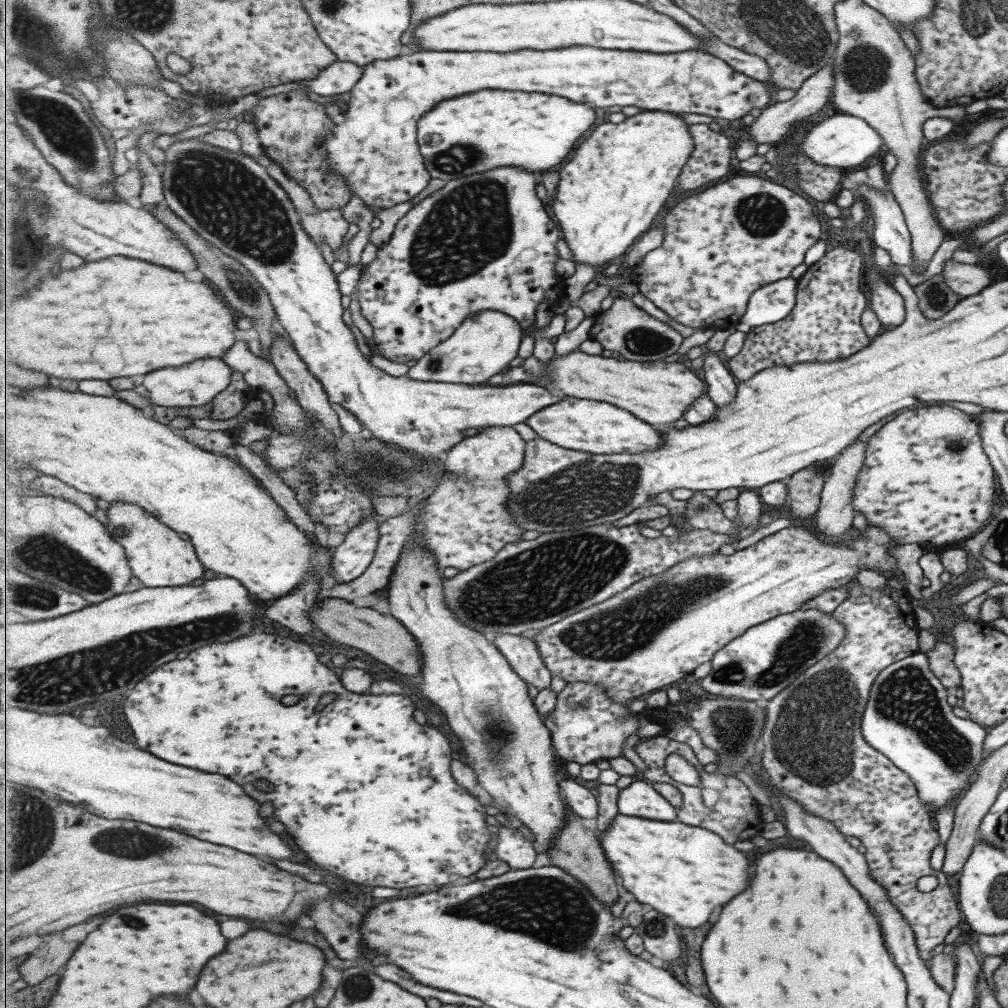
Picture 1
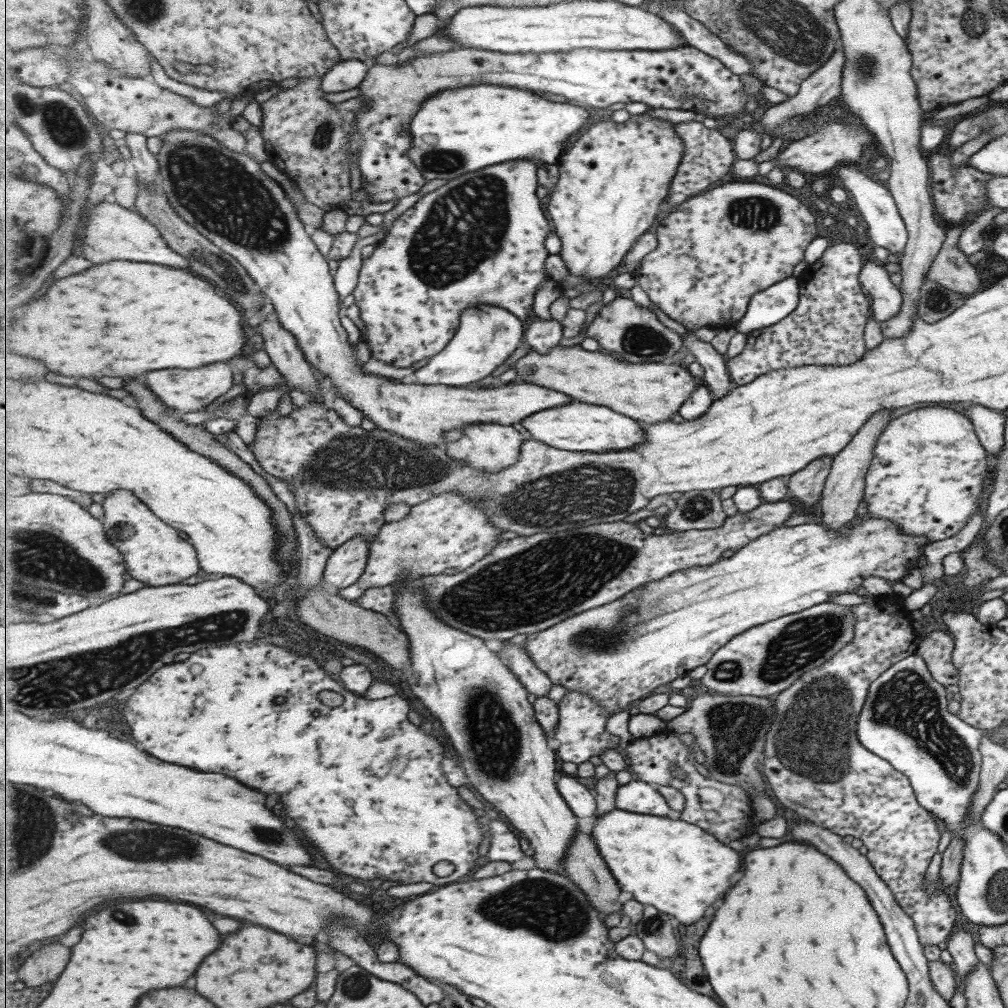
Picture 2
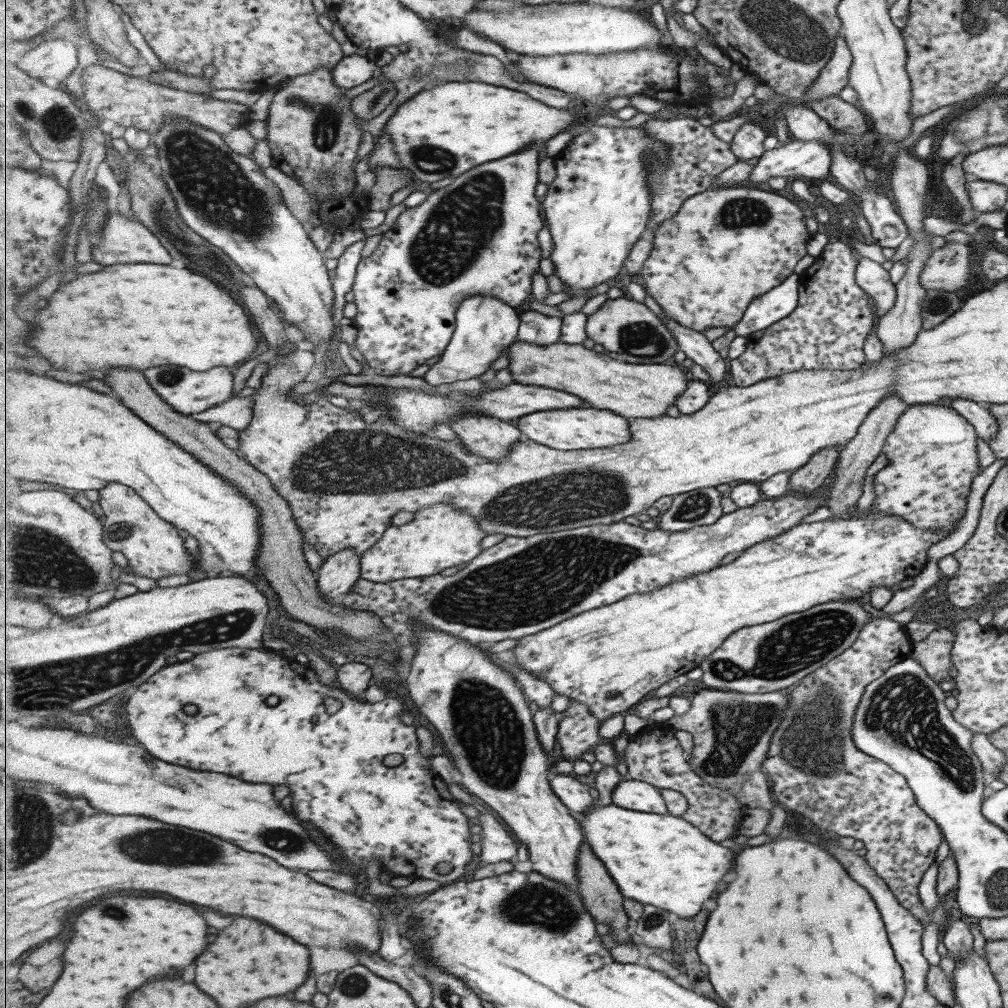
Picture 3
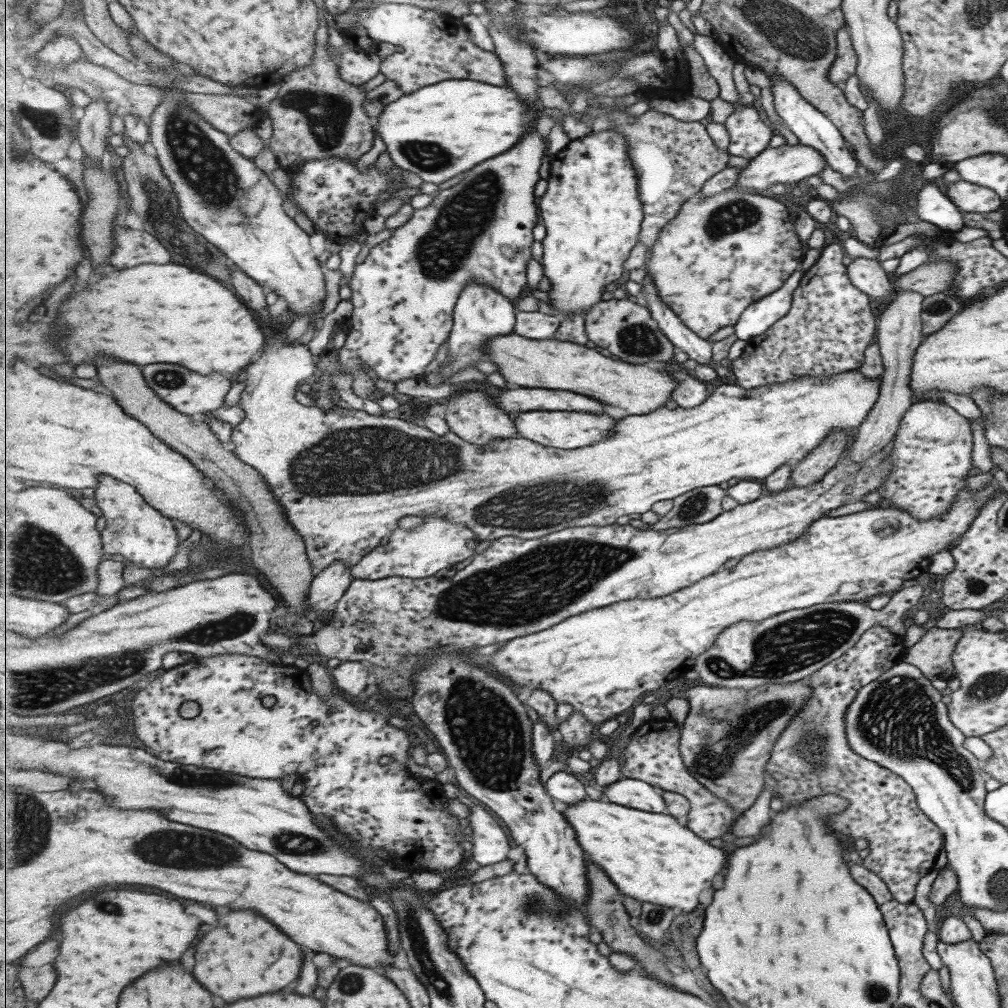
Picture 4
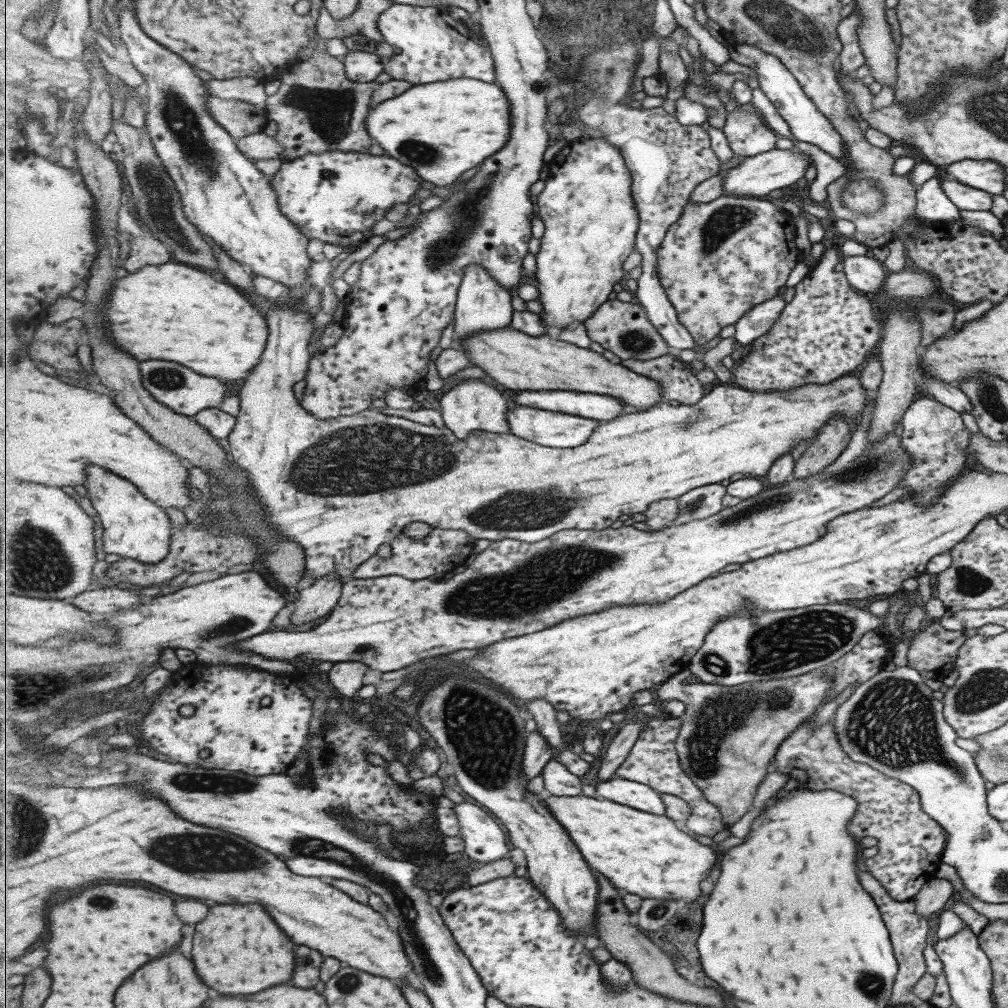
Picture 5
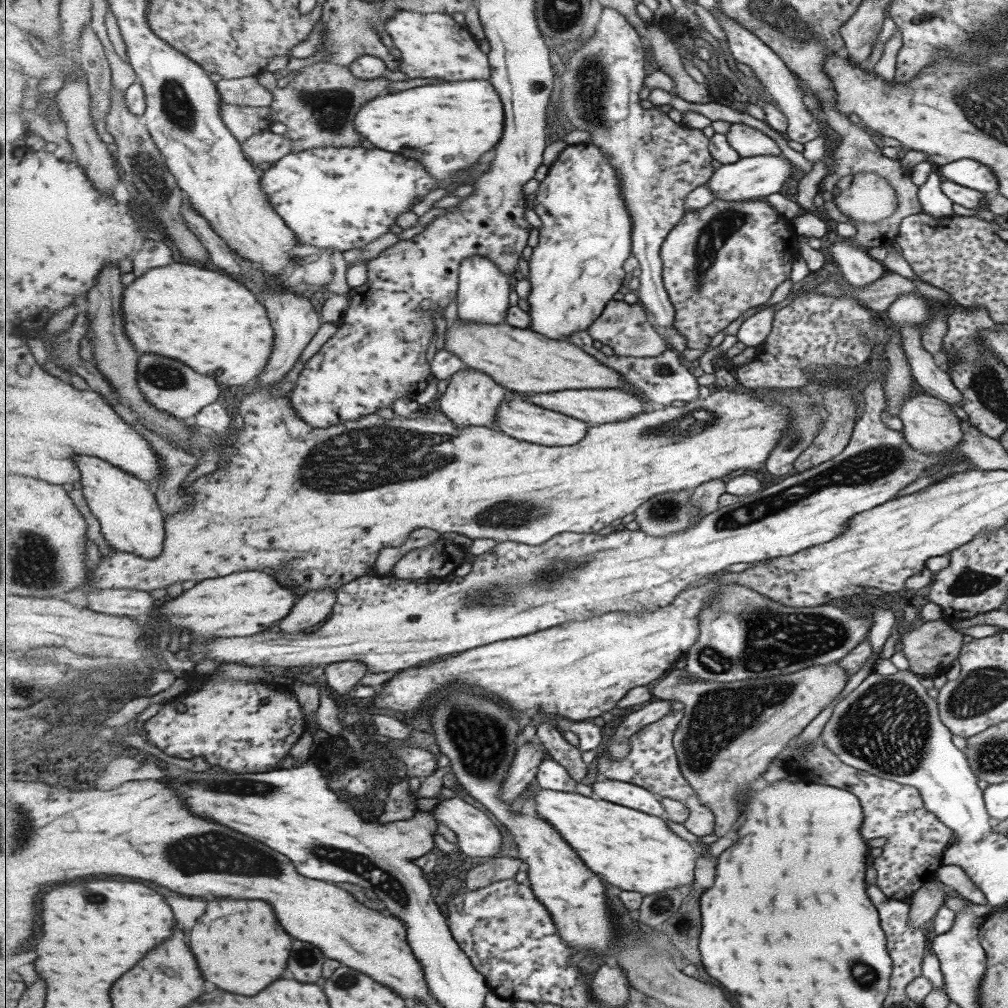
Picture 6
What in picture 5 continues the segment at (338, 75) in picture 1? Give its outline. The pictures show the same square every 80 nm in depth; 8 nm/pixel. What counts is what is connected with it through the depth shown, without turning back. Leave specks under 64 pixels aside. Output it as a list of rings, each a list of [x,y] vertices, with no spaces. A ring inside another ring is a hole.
[[[349,51],[343,58],[347,76],[360,83],[371,82],[384,72],[385,62],[373,52]]]

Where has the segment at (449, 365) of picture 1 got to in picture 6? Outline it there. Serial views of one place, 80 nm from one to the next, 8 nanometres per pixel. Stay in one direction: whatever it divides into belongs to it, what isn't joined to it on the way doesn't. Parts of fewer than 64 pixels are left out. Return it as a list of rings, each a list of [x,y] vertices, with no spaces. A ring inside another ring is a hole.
[[[475,255],[465,260],[460,268],[460,286],[458,289],[458,310],[459,318],[472,323],[485,323],[498,325],[506,322],[509,316],[511,298],[509,294],[513,290],[514,278],[506,275],[490,257]]]

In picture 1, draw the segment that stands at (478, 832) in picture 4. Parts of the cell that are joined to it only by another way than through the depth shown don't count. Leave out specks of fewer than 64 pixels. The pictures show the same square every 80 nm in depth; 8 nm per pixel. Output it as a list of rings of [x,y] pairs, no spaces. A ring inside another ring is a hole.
[[[501,826],[496,832],[498,833],[498,841],[491,858],[508,862],[514,869],[521,870],[531,868],[537,862],[537,850],[533,848],[533,838],[525,837],[518,829],[506,826]]]

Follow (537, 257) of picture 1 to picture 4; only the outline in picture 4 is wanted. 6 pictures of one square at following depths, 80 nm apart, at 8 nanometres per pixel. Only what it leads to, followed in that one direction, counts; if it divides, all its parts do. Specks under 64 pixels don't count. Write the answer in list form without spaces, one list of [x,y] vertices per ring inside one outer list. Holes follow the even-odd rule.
[[[537,120],[535,124],[531,126],[531,132],[527,132],[527,136],[523,136],[523,140],[519,141],[519,144],[515,144],[515,148],[511,149],[511,152],[505,152],[503,156],[497,156],[495,160],[487,160],[487,164],[481,164],[477,166],[475,170],[471,170],[463,182],[459,182],[457,185],[443,190],[436,194],[434,204],[430,204],[427,208],[414,209],[411,218],[401,227],[392,231],[392,237],[375,245],[369,250],[369,254],[366,259],[356,265],[352,277],[349,280],[349,287],[352,290],[352,297],[350,302],[354,304],[354,314],[350,316],[347,321],[348,335],[343,347],[337,350],[338,362],[340,362],[340,368],[347,374],[355,374],[356,370],[360,366],[368,366],[373,370],[378,378],[386,380],[386,382],[399,382],[403,378],[416,378],[422,376],[423,372],[427,370],[427,366],[433,362],[433,358],[437,354],[437,350],[441,348],[441,344],[445,340],[449,340],[450,334],[454,327],[454,312],[456,304],[461,298],[463,292],[466,290],[469,284],[487,284],[491,288],[501,292],[503,296],[507,296],[507,299],[514,303],[529,294],[529,288],[527,286],[527,264],[531,260],[531,244],[535,242],[533,238],[533,228],[537,228],[539,225],[539,205],[537,206],[537,197],[535,197],[536,186],[541,181],[541,166],[543,166],[543,156],[545,156],[545,148],[548,144],[545,144],[545,138],[539,134],[540,130],[537,130]]]

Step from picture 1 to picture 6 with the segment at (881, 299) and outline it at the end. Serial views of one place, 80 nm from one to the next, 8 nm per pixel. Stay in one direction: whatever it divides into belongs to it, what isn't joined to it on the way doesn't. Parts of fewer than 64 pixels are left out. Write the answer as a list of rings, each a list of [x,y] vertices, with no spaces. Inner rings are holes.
[[[852,241],[833,243],[829,247],[829,256],[831,256],[832,263],[838,268],[844,282],[855,288],[865,288],[888,272],[881,262],[869,257],[866,249],[859,248]]]

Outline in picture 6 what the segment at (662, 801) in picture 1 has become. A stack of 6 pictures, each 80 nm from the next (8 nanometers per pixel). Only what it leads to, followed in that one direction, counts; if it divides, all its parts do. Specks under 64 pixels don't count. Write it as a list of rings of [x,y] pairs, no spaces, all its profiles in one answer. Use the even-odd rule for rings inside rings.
[[[605,779],[595,782],[591,787],[596,798],[651,813],[651,816],[664,817],[666,814],[661,798],[650,789],[643,788],[642,785]]]

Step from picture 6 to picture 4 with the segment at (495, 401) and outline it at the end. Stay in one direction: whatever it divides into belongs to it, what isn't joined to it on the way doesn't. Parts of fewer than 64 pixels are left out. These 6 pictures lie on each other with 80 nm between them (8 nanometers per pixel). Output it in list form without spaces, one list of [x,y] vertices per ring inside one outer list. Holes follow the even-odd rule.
[[[462,389],[458,397],[451,397],[445,402],[447,403],[447,410],[443,418],[447,421],[449,430],[467,442],[490,446],[497,439],[521,437],[509,413],[503,407],[500,407],[494,398],[486,394],[485,391]]]

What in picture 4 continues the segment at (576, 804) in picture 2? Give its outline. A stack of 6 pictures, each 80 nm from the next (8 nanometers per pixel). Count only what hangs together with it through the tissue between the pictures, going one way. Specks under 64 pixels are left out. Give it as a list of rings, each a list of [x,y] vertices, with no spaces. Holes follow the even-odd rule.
[[[569,770],[553,774],[545,783],[546,791],[550,793],[560,805],[574,805],[589,798],[585,786],[575,778]]]

